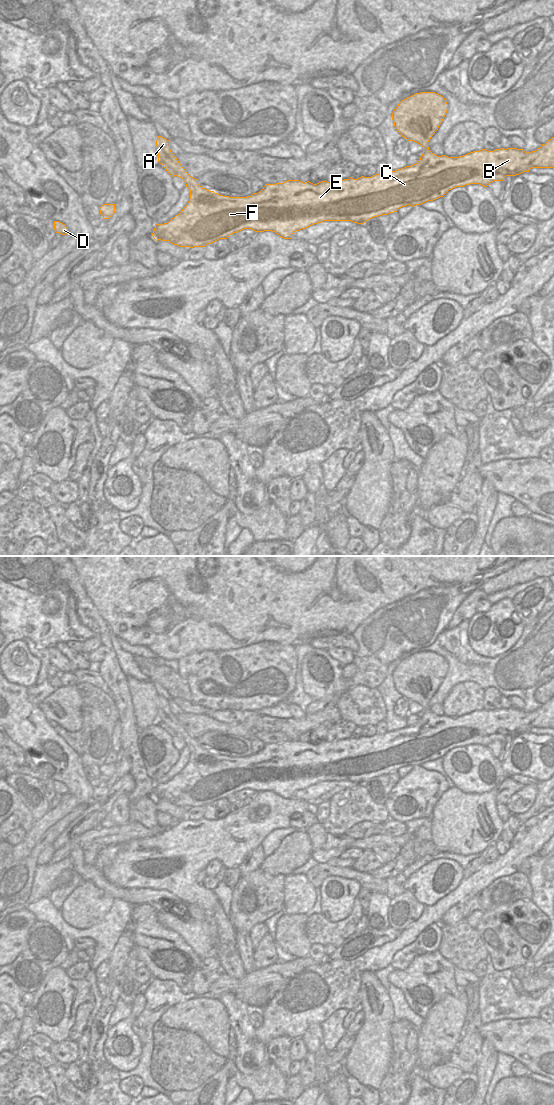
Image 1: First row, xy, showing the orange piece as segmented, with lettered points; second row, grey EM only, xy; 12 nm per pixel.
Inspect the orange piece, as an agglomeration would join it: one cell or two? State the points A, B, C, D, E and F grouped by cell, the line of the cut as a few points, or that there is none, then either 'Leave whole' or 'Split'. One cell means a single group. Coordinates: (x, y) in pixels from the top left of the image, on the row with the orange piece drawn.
Groups: A B C D E F. No split. Leave whole

